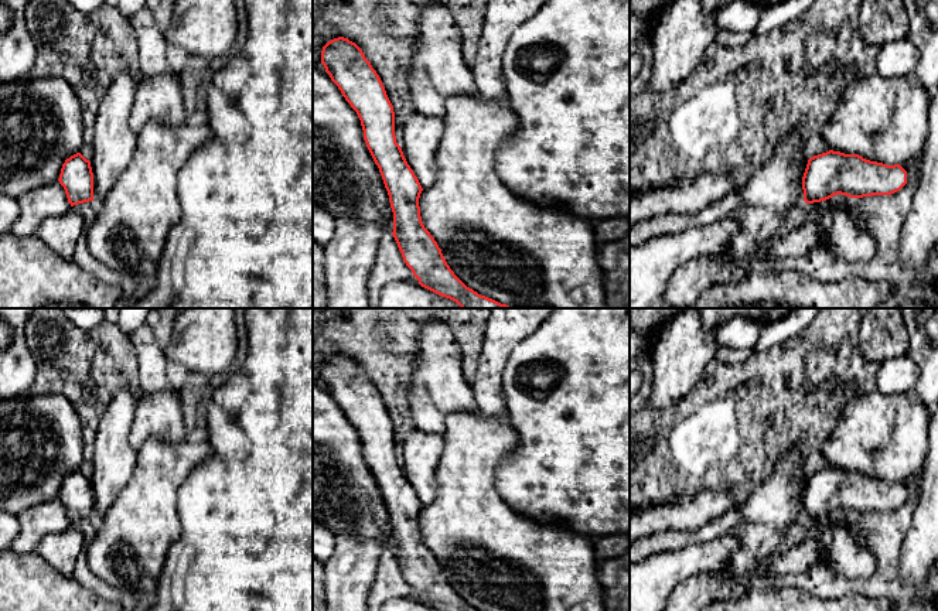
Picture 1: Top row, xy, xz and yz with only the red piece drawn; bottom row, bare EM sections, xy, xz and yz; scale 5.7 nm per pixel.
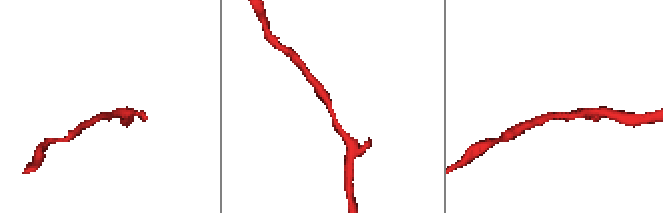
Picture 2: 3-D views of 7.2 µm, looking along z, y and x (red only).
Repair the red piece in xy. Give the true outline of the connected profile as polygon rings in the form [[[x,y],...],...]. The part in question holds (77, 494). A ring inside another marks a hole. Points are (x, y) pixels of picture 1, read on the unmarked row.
[[[81,470],[65,477],[58,495],[71,523],[93,518],[93,489],[91,478]]]

